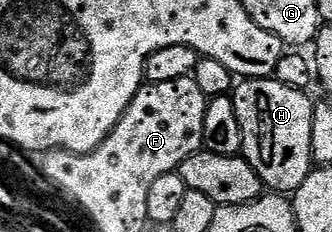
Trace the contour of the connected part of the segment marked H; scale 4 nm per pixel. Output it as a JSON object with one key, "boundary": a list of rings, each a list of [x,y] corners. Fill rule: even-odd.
{"boundary":[[[251,77],[248,79],[241,79],[233,86],[231,94],[233,102],[235,103],[235,115],[239,115],[239,127],[243,131],[243,143],[241,144],[241,153],[251,163],[251,167],[255,167],[255,171],[259,175],[262,186],[266,190],[272,191],[277,195],[292,195],[295,190],[303,183],[303,179],[307,179],[307,175],[313,172],[315,166],[313,163],[313,156],[311,155],[311,119],[313,118],[313,111],[315,108],[314,102],[309,102],[310,94],[303,89],[296,89],[295,87],[287,87],[283,83],[279,83],[275,79],[268,77]]]}

